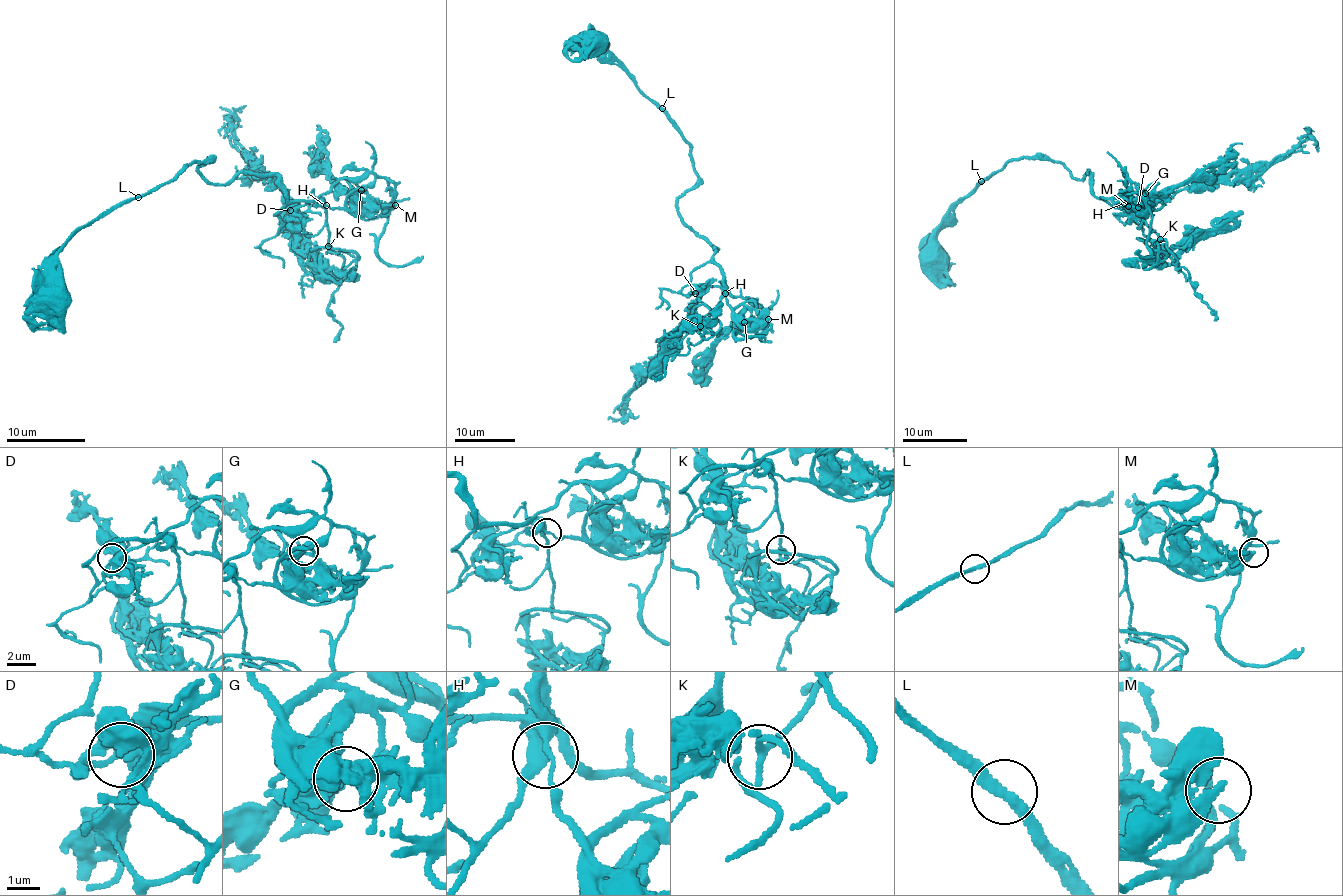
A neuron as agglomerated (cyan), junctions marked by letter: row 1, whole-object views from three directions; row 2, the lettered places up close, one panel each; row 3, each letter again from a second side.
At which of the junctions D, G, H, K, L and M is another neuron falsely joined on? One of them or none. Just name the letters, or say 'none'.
none

